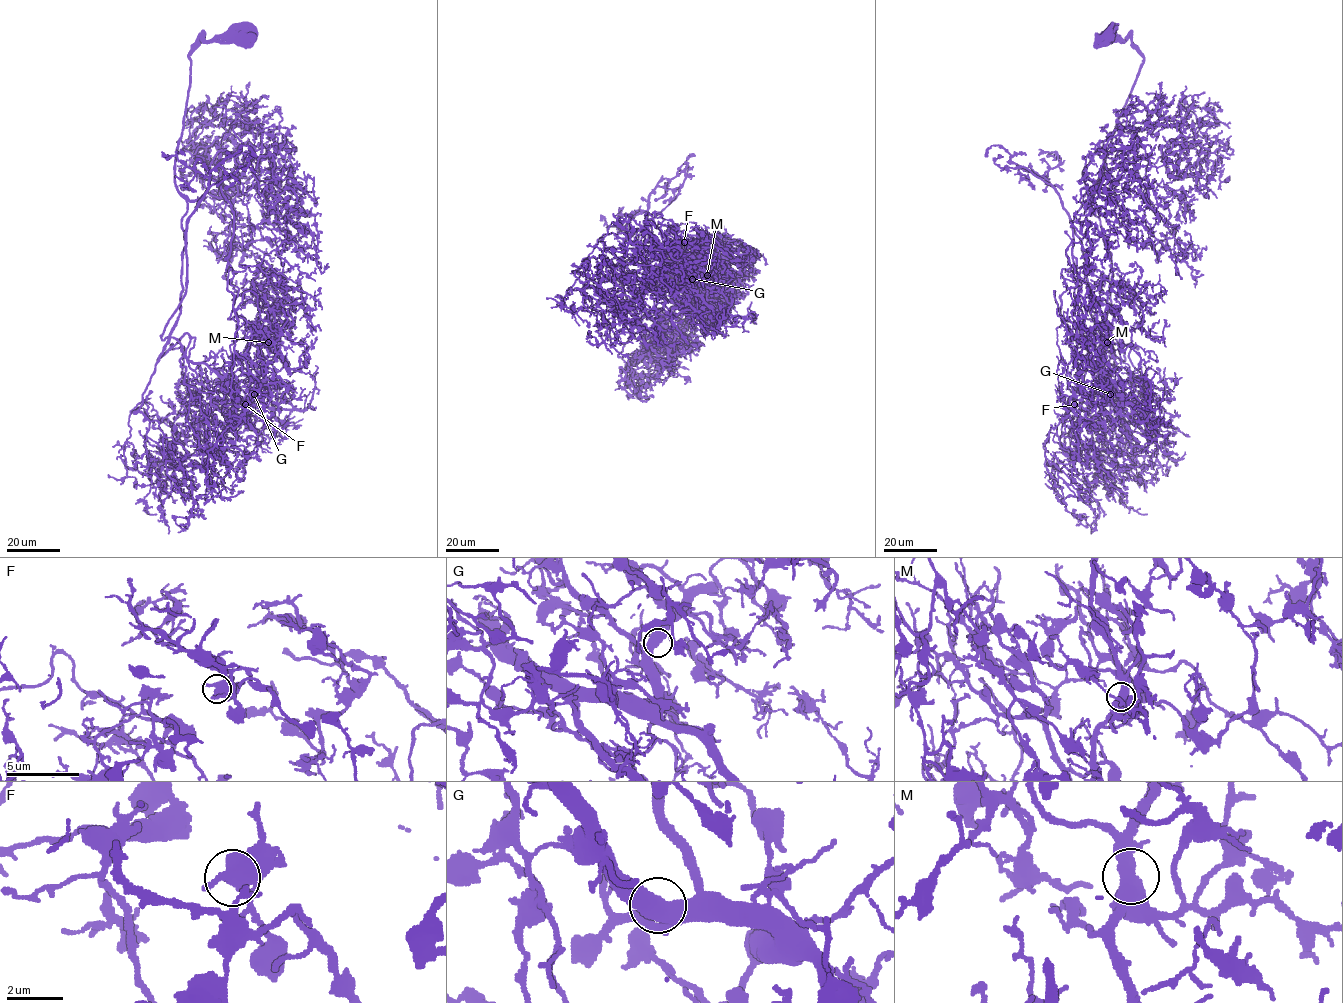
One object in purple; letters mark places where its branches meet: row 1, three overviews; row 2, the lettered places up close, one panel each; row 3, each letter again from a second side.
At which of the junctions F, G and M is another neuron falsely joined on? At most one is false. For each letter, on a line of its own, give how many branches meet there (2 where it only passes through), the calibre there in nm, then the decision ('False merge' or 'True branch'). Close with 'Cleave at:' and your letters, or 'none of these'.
F: Branches: 2. Thickness 550 nm. True branch
G: Branches: 2. Thickness 600 nm. True branch
M: Branches: 2. Thickness 650 nm. False merge
Cleave at: M

